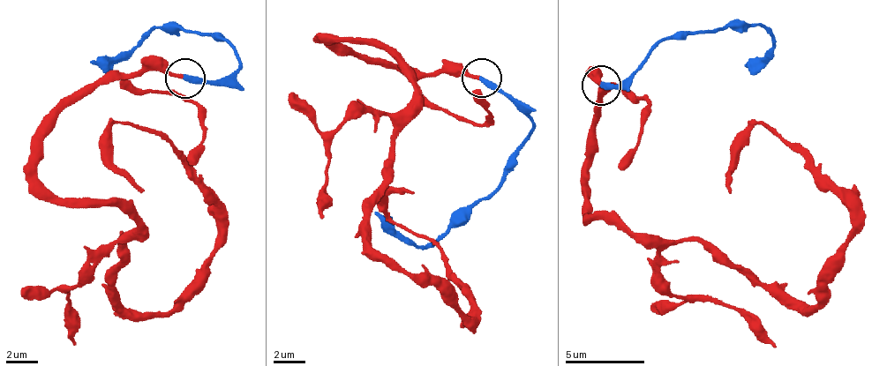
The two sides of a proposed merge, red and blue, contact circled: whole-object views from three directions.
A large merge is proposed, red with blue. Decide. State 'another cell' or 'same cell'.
same cell

